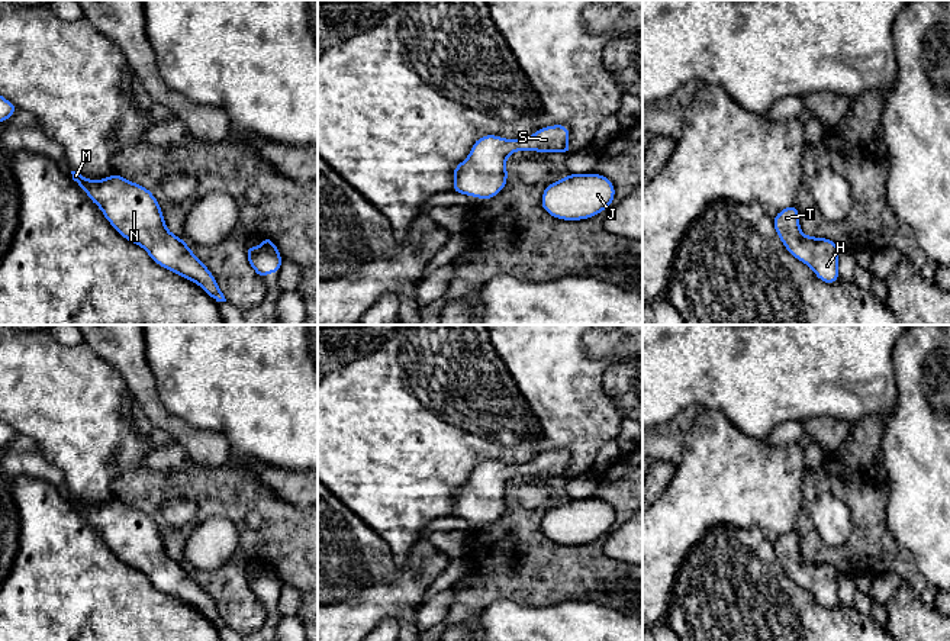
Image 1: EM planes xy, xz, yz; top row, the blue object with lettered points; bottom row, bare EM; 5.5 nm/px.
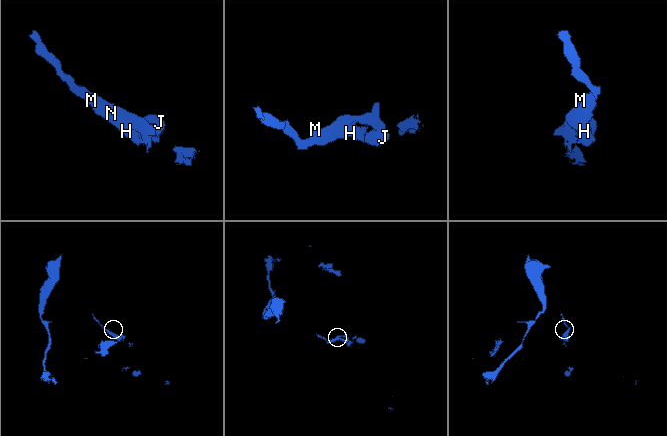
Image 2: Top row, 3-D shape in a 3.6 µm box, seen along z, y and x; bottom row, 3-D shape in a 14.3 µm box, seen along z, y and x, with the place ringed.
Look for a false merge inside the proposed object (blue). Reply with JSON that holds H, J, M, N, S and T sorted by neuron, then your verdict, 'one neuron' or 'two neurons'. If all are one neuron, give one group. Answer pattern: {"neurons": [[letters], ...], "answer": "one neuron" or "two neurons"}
{"neurons": [["H", "J", "M", "N", "S", "T"]], "answer": "one neuron"}

